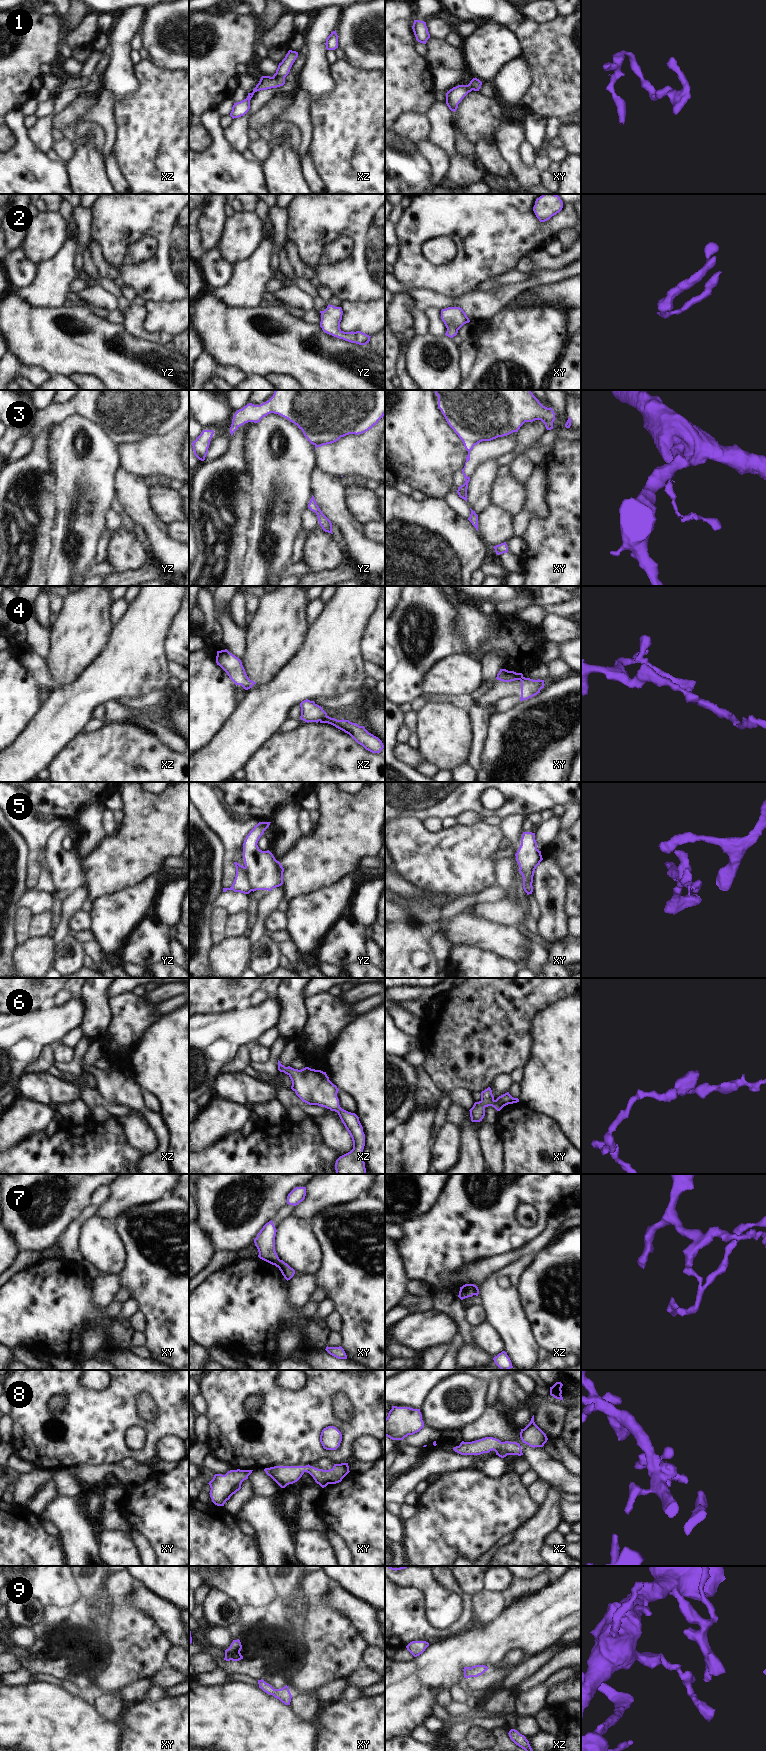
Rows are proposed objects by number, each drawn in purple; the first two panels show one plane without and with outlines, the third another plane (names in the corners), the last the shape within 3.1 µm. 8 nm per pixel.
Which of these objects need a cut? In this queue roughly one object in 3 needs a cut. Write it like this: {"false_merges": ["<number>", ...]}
{"false_merges": ["3", "4", "5", "7"]}

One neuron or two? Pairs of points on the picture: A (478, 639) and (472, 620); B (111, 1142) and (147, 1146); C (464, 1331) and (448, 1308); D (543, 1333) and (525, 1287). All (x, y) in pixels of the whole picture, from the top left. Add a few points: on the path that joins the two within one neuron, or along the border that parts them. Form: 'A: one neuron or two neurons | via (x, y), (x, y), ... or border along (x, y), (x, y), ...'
A: one neuron | via (478, 634), (472, 625)
B: two neurons | border along (121, 1122), (126, 1140), (144, 1155)
C: one neuron | via (462, 1325), (460, 1319), (454, 1313)
D: one neuron | via (543, 1322), (541, 1303), (536, 1298)

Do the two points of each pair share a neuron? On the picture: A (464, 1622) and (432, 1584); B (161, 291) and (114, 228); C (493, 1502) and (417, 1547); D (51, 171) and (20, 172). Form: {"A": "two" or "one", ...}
{"A": "two", "B": "one", "C": "one", "D": "one"}

